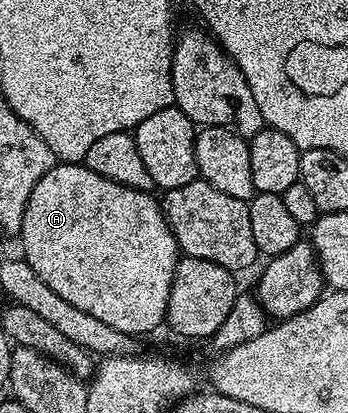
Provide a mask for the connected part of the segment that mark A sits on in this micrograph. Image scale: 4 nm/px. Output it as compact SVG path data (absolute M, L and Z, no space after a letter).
M58 162L34 186L30 202L26 202L26 214L18 233L24 247L22 259L70 306L94 314L94 318L106 322L106 326L114 326L114 330L133 334L152 332L165 323L178 259L176 236L164 216L161 201L154 197L152 192L110 182L110 178L94 174L83 162Z

